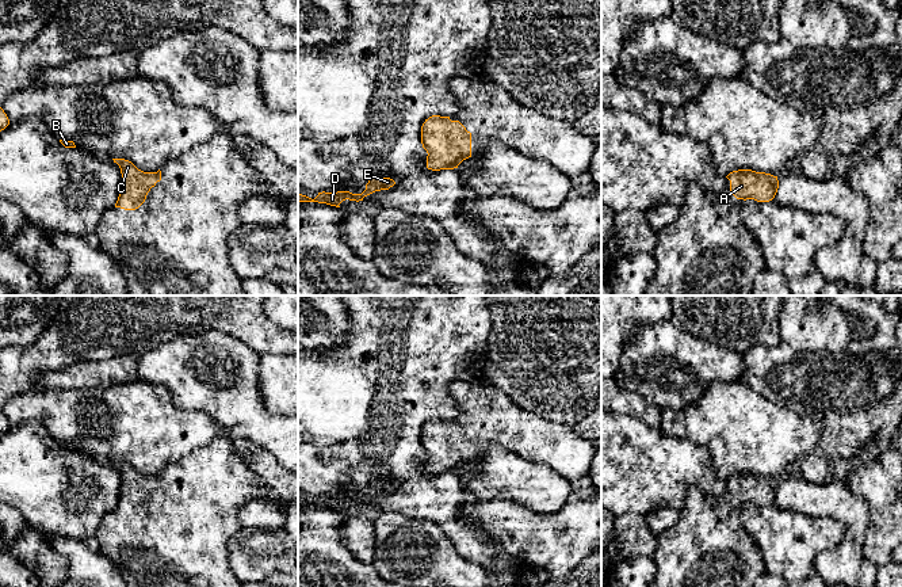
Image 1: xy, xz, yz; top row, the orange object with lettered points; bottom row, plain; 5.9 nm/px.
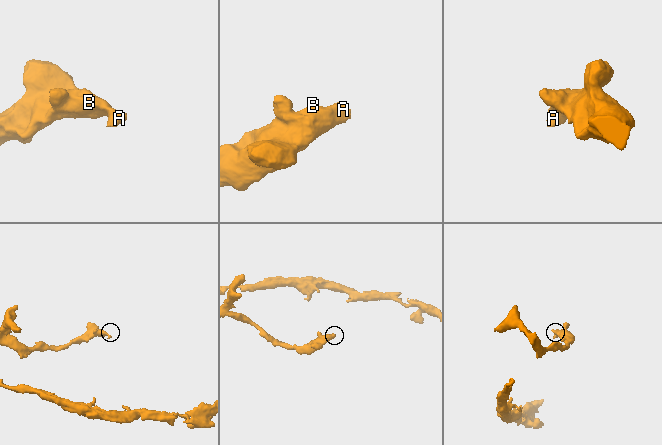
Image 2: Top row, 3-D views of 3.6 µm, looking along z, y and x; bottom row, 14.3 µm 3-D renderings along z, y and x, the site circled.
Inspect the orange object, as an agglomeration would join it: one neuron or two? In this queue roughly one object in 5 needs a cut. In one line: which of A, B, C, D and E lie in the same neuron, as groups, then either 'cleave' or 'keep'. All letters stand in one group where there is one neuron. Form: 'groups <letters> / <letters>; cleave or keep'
groups A B C D E; keep

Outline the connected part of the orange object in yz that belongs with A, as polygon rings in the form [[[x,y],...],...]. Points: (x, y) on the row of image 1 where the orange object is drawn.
[[[738,169],[730,172],[726,178],[730,180],[730,193],[737,199],[769,202],[779,188],[777,176],[765,172]]]

